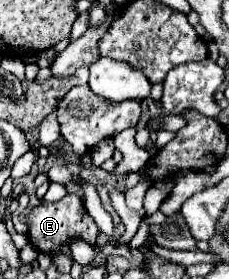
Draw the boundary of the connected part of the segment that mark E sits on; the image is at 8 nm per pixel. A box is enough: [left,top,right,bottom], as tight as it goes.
[27,195,99,253]

